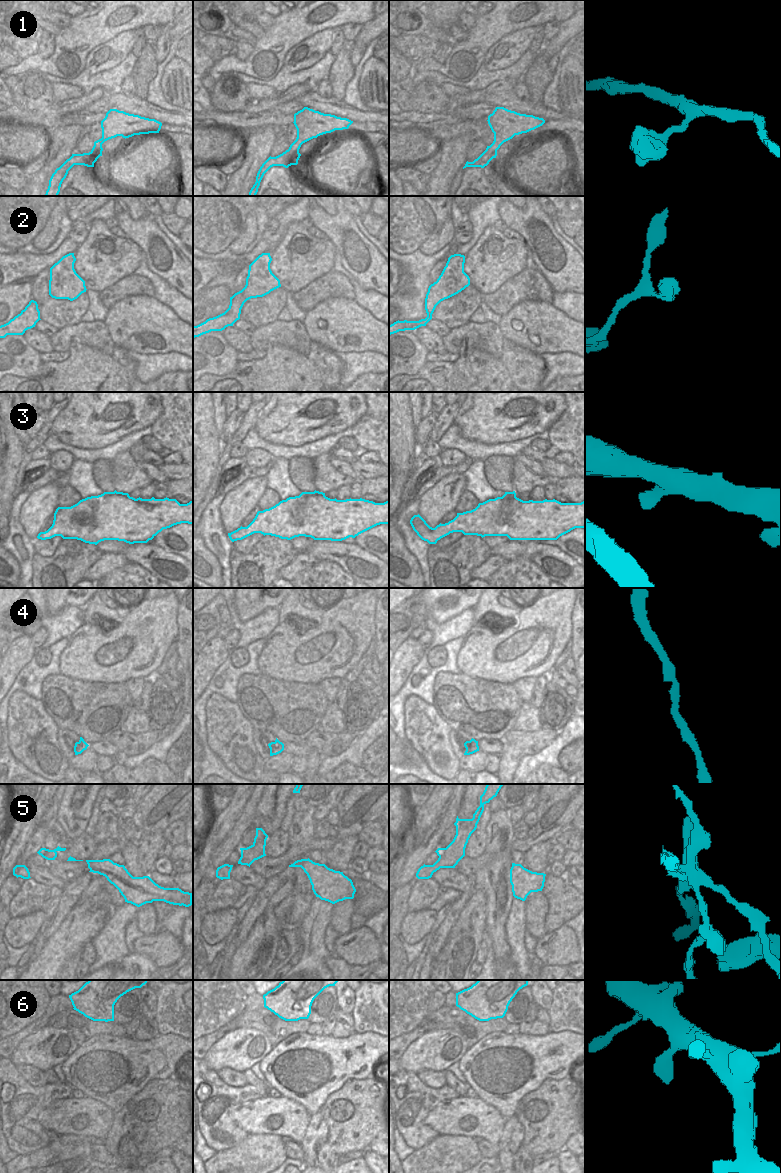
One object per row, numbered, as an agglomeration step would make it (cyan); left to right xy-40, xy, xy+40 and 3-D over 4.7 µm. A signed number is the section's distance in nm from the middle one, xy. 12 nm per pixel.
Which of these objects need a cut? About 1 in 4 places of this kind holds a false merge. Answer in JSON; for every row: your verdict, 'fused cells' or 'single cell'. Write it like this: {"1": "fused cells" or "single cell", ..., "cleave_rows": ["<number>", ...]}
{"1": "single cell", "2": "single cell", "3": "single cell", "4": "single cell", "5": "fused cells", "6": "single cell", "cleave_rows": ["5"]}

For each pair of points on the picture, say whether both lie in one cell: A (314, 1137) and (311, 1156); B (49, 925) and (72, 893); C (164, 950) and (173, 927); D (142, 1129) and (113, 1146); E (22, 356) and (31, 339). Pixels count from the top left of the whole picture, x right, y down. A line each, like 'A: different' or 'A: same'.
A: same
B: same
C: different
D: different
E: different

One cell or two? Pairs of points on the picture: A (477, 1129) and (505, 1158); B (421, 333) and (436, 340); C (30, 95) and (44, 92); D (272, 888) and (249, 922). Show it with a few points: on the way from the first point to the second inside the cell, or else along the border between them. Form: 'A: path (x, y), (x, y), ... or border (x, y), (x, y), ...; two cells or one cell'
A: border (503, 1128), (498, 1143), (497, 1156); two cells
B: path (425, 335), (432, 340); one cell
C: path (33, 92), (41, 92); one cell
D: path (264, 896), (254, 914); one cell

